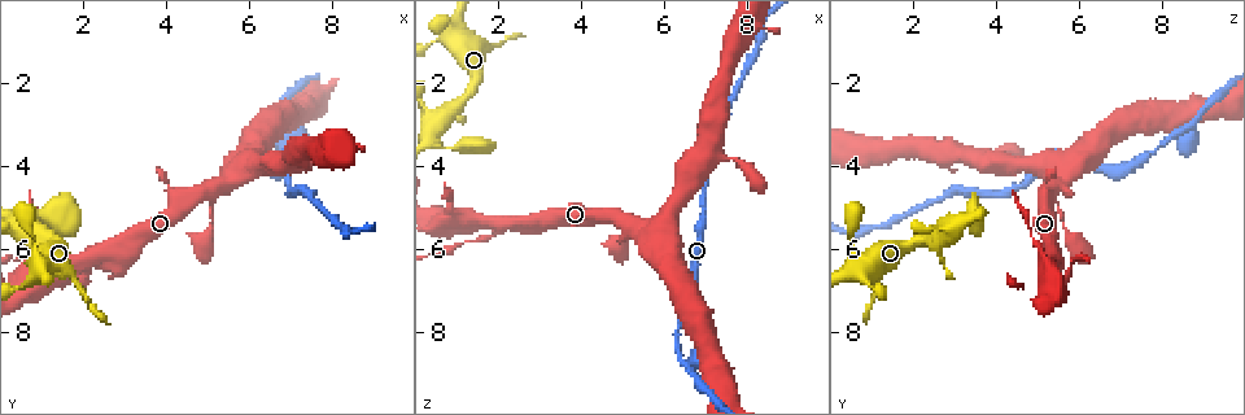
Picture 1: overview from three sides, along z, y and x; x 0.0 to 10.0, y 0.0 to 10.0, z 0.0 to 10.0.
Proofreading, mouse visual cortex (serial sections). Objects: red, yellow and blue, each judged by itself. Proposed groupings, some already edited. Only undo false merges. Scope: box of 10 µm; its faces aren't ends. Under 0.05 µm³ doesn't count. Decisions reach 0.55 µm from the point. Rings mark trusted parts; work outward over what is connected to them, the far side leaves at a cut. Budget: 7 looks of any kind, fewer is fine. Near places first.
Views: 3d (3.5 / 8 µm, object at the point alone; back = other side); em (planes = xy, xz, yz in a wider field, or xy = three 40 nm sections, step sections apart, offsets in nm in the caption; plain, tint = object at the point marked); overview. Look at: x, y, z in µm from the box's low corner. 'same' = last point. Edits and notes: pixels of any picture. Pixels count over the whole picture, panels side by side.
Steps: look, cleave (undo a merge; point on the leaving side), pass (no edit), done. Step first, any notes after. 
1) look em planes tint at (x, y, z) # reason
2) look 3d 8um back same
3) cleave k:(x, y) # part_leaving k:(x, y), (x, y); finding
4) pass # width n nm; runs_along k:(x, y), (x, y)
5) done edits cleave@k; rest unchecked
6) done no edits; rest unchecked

look 3d 3.5um at (6.45, 2.90, 8.80) # branch point

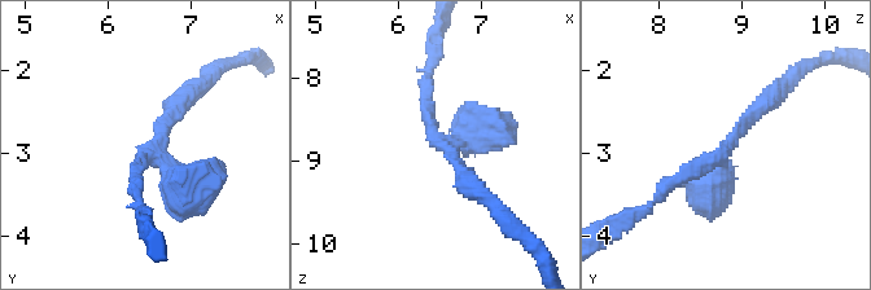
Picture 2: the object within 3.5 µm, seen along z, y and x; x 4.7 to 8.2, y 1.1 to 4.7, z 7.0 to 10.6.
look em xy step 5 tint at (6.50, 2.90, 8.75) # need the tissue

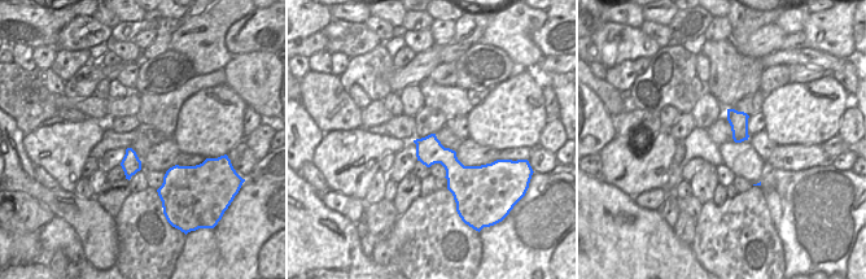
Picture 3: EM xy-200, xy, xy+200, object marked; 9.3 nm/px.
pass # width 260 nm; runs_along 2:(428, 80), (436, 140), (507, 140); one cell here

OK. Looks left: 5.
look 3d 3.5um at (5.10, 5.45, 5.65) # thin neck

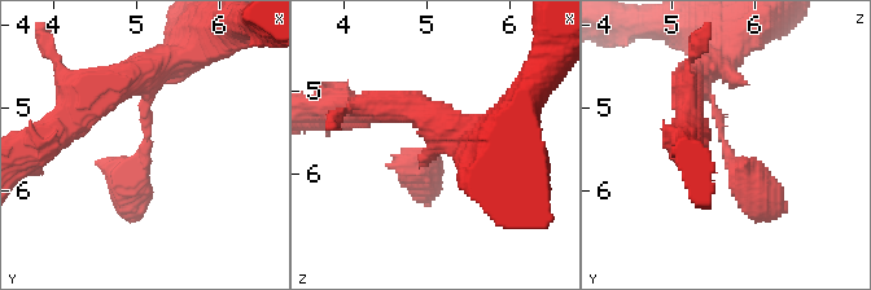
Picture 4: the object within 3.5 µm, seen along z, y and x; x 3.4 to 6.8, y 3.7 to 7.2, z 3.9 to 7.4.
look em xy step 3 tint at (5.15, 5.40, 5.65)

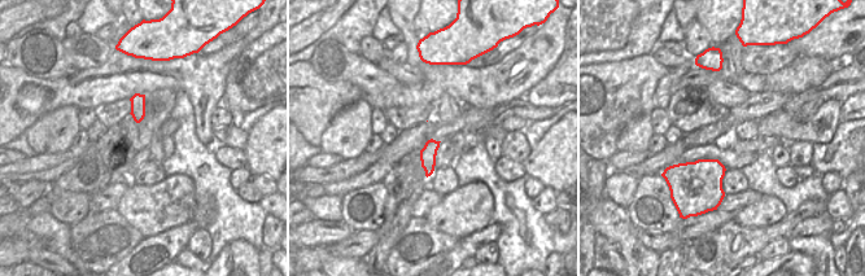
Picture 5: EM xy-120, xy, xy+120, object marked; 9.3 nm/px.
pass # width 150 nm; runs_along 4:(690, 77), (716, 109), (726, 153), (777, 203); one cell here

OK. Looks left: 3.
look 3d 3.5um at (1.90, 6.25, 5.40) # sharp bend

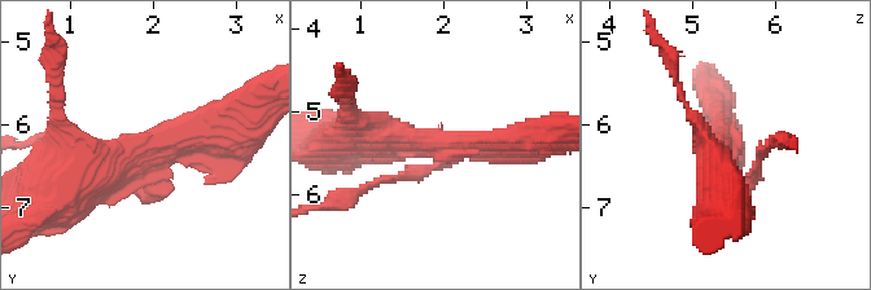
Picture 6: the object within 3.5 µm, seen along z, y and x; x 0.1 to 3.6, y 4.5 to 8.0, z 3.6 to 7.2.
look em planes plain at (1.90, 6.25, 5.40) # arms 4; arm_widths 150, 300, 300, 400 nm

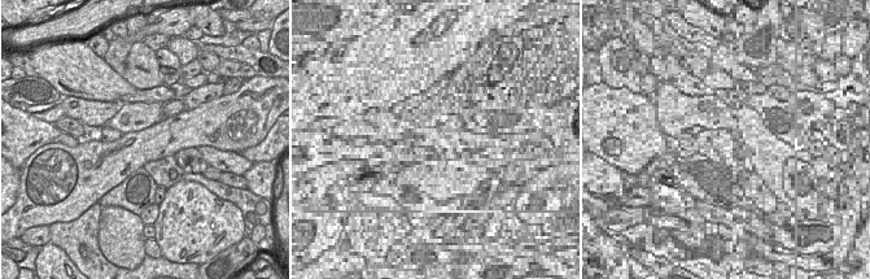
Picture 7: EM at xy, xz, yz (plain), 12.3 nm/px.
look em planes tint same

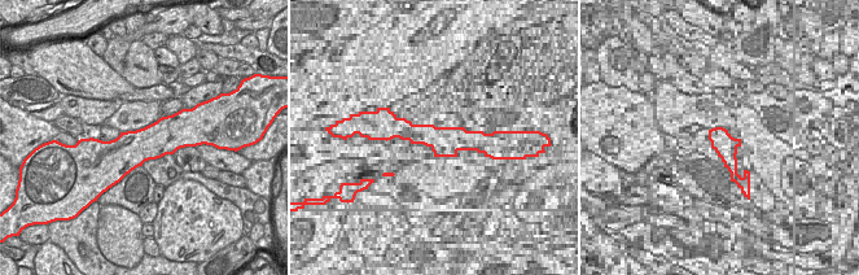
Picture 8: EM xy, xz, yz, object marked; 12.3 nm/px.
cleave 6:(760, 156) # part_leaving 6:(747, 181), (760, 149), (783, 137); two cells meet here

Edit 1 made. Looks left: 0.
done edits cleave@6; rest unchecked

